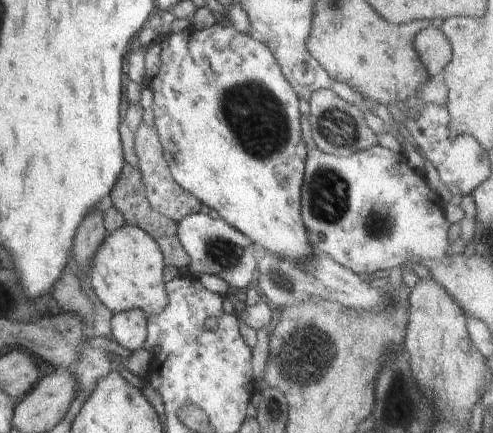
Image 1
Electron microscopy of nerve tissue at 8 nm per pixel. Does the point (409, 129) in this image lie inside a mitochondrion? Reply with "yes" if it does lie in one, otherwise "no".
no

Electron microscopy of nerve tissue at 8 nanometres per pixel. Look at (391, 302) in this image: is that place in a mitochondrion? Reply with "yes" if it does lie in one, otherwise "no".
no

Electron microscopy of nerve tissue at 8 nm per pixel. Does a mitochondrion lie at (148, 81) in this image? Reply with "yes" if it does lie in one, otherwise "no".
no

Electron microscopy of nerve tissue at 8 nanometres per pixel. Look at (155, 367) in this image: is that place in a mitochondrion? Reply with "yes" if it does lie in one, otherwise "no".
no

